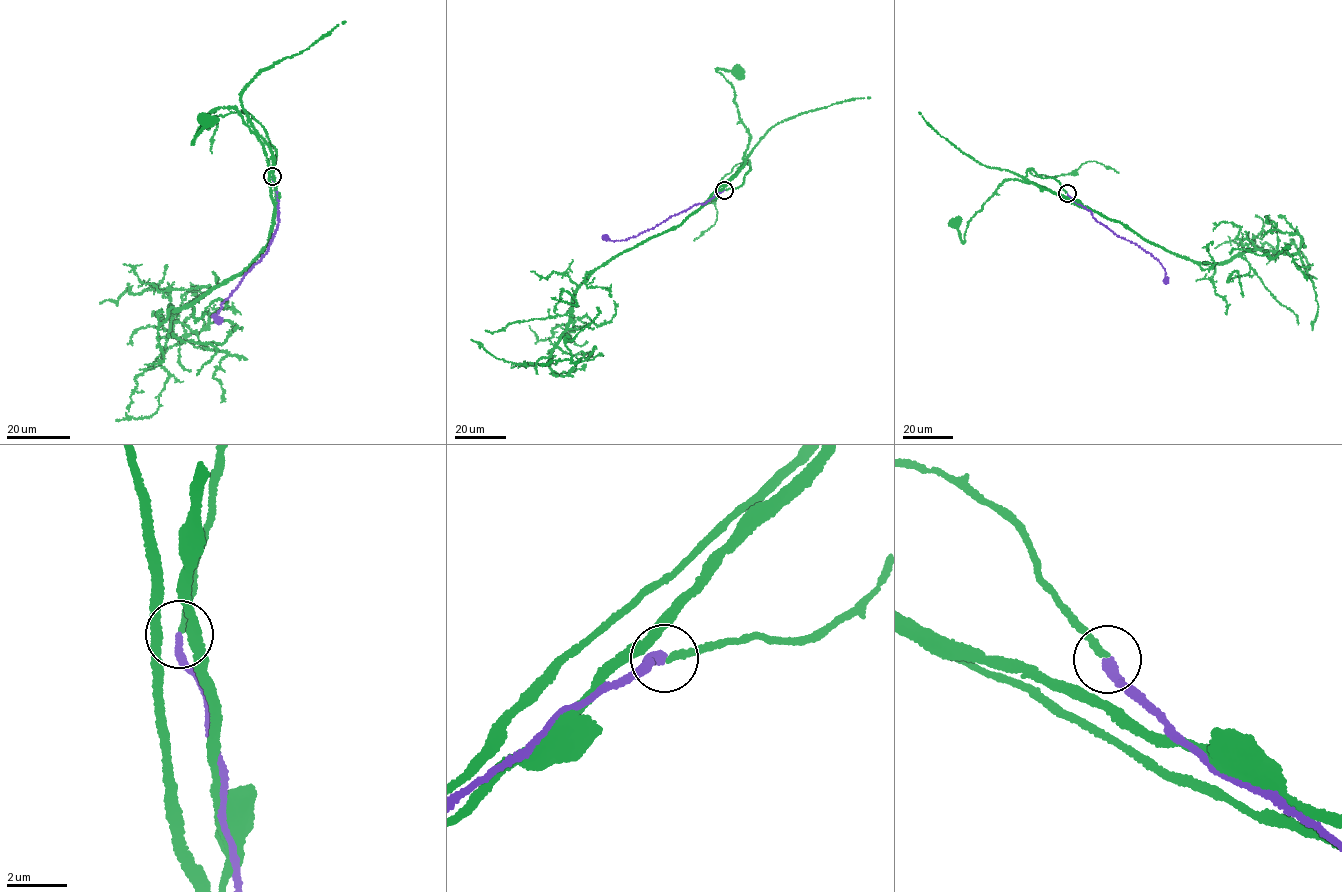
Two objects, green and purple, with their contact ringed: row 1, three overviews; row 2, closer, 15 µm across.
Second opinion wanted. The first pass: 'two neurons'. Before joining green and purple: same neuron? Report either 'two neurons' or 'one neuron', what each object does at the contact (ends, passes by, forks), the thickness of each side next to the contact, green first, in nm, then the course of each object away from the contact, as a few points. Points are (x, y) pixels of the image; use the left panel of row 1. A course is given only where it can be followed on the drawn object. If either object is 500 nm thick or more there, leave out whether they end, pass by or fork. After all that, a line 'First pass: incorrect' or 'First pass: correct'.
two neurons; green ends there; purple ends there; 240 nm thick on the green side, 280 nm on the other; green runs (272, 176), (276, 150), (260, 122), (247, 112), (271, 171), (235, 109), (215, 108), (194, 142), (208, 122); purple runs (272, 176), (277, 192), (276, 229), (260, 261), (244, 273), (221, 305), (217, 316), (220, 323)
First pass: correct

